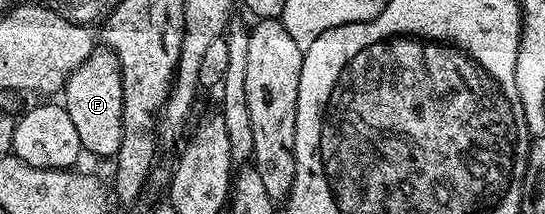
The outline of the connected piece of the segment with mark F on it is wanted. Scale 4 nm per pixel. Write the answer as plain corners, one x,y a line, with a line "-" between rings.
96,47
85,64
69,75
61,90
61,104
69,111
73,127
77,127
77,139
81,139
84,150
95,157
114,158
123,134
123,92
119,64
110,49

